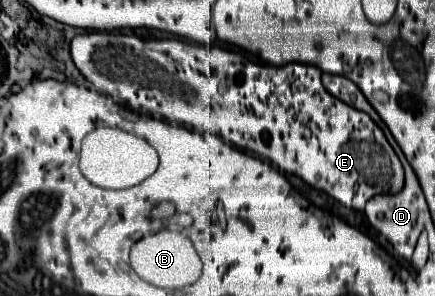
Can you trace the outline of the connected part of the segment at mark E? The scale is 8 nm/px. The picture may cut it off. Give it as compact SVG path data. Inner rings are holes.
M119 33L77 35L71 41L71 57L91 87L113 97L117 103L171 123L213 133L227 145L255 153L259 159L299 175L305 183L329 193L345 207L361 211L369 197L379 193L397 193L403 187L403 167L383 131L365 113L337 101L337 97L329 97L321 85L321 71L311 65L257 65L239 53L221 49L219 45L203 47L177 39L143 41L139 37Z

